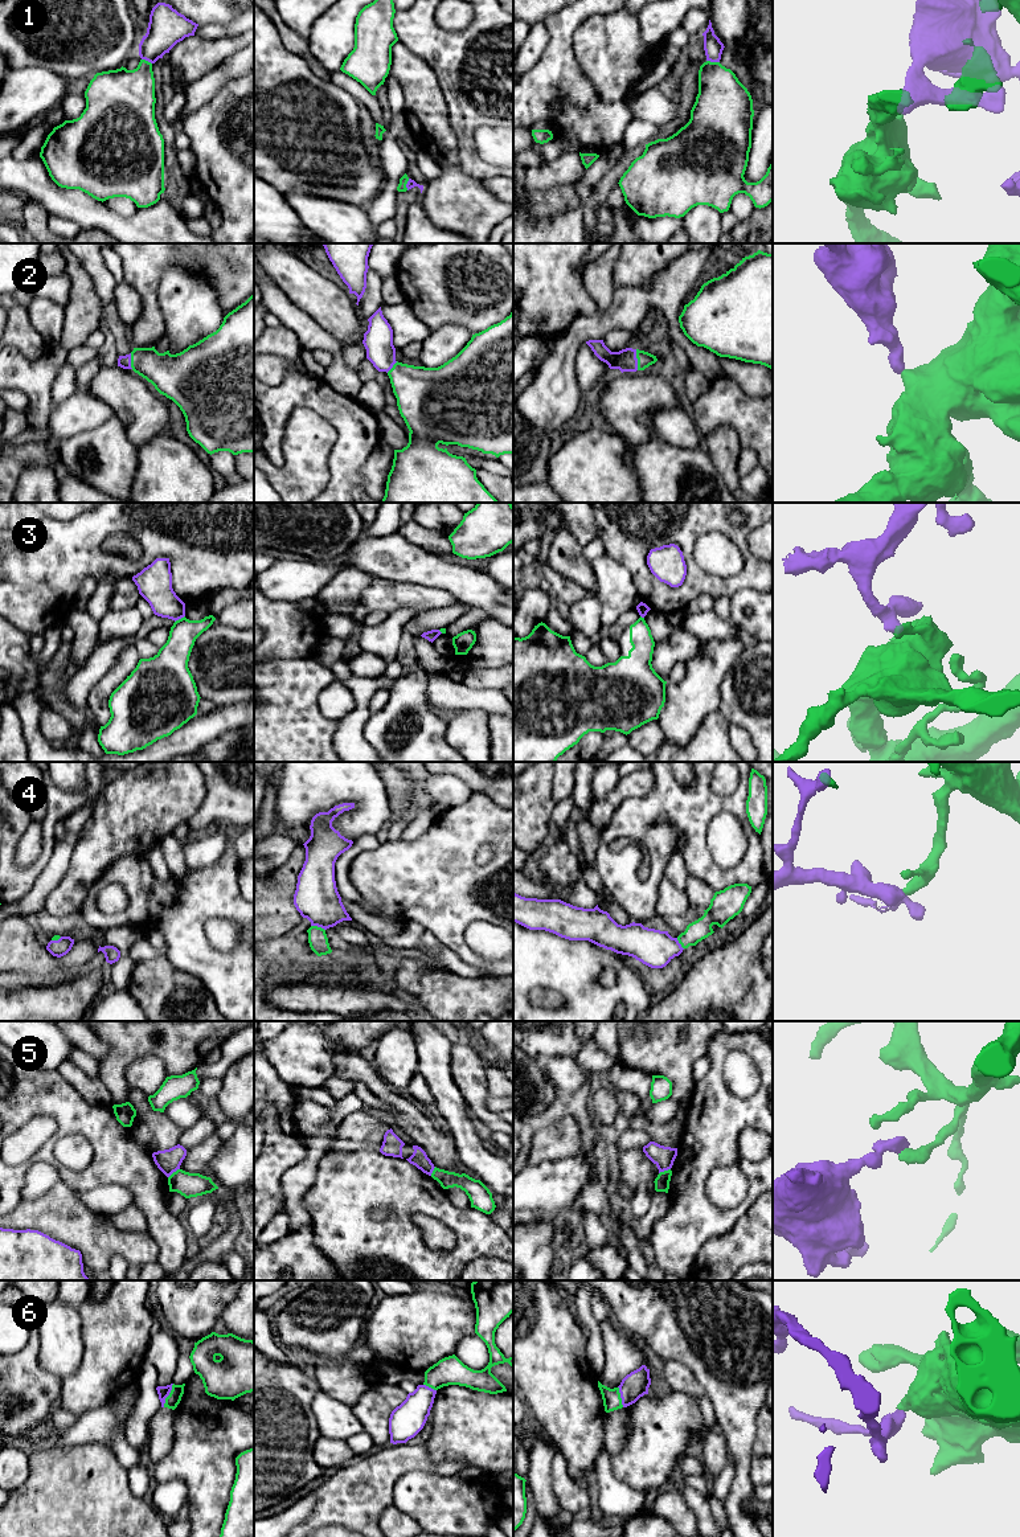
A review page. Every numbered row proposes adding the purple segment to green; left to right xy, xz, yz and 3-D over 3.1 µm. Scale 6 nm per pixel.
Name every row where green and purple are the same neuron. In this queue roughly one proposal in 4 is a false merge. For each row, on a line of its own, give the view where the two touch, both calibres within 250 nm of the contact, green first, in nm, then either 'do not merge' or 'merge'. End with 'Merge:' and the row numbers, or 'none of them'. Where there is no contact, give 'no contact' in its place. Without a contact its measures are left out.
1: contact in yz; calibres 320 and 120 nm; merge
2: contact in yz; calibres 90 and 140 nm; merge
3: contact in xy; calibres 190 and 200 nm; do not merge
4: contact in xz; calibres 120 and 280 nm; merge
5: contact in xy; calibres 150 and 140 nm; do not merge
6: contact in xy; calibres 80 and 70 nm; do not merge
Merge: 1, 2, 4

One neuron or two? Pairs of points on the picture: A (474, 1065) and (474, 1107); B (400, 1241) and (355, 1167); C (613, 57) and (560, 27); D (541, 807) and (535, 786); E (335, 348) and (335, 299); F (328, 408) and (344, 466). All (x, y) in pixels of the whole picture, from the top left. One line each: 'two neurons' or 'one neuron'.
A: one neuron
B: one neuron
C: two neurons
D: one neuron
E: two neurons
F: one neuron

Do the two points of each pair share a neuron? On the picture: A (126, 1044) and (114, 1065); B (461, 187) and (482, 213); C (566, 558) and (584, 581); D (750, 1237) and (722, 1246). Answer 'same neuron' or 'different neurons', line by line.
A: same neuron
B: same neuron
C: same neuron
D: same neuron

